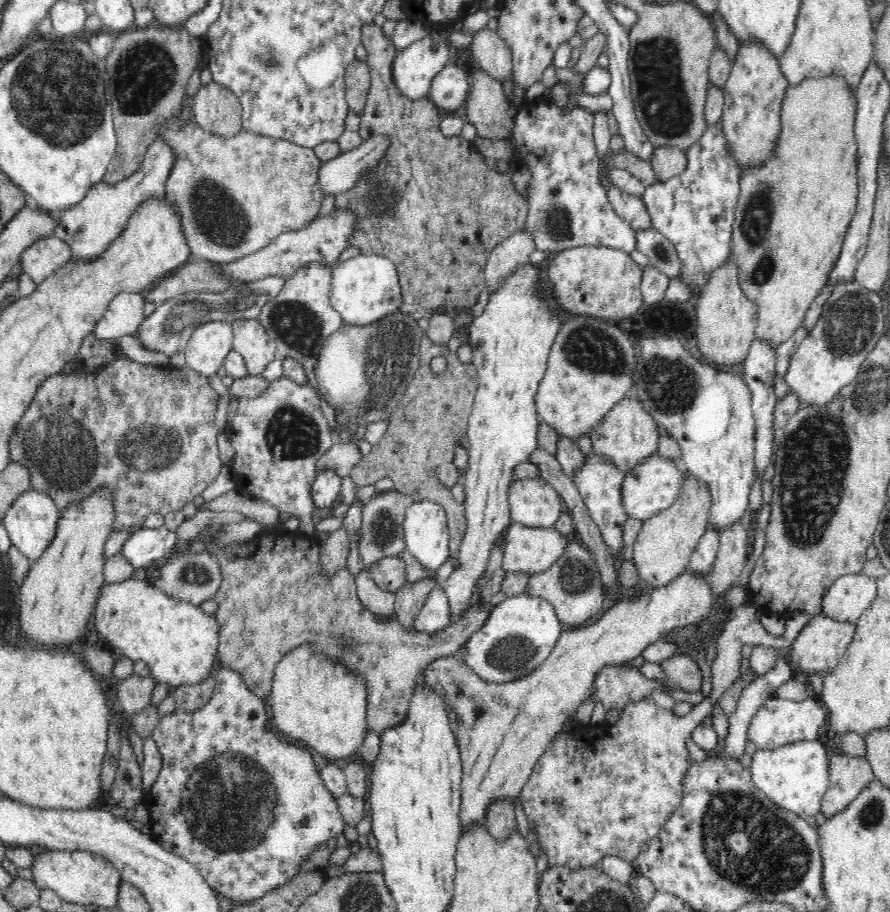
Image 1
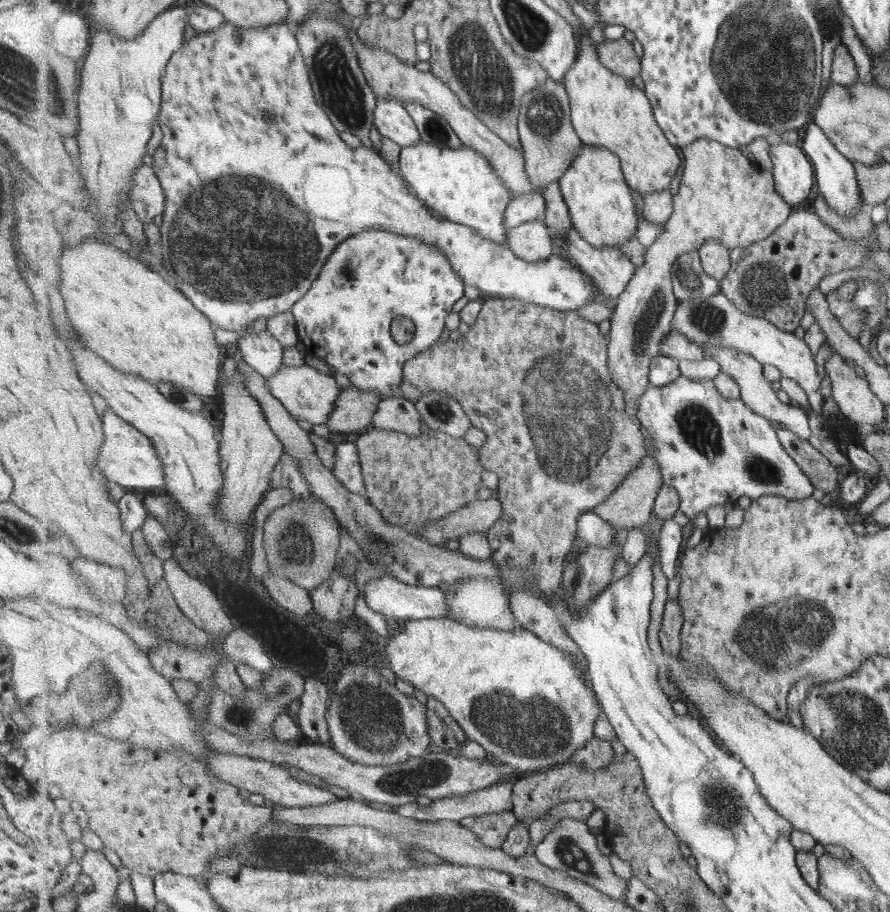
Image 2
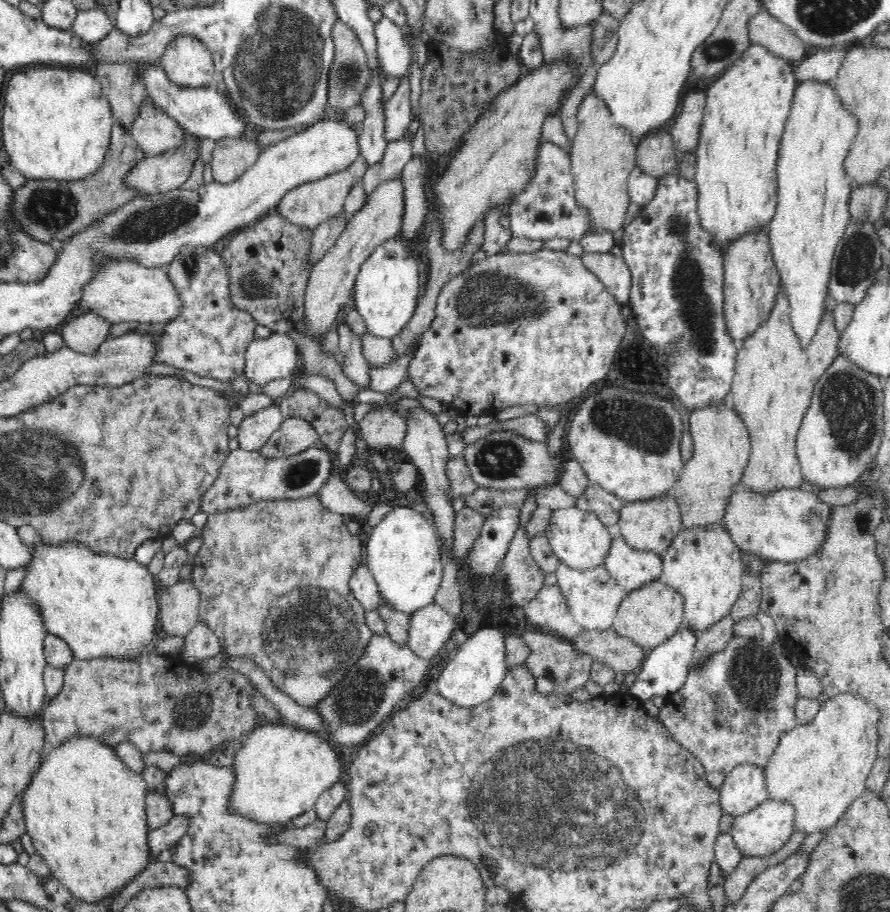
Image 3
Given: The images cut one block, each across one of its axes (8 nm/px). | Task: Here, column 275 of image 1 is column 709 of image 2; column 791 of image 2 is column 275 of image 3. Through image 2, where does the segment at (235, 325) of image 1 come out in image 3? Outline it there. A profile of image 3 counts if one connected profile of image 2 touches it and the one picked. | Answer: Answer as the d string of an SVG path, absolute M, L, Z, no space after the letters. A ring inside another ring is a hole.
M276 403L245 416L237 432L239 446L246 451L260 451L284 419Z

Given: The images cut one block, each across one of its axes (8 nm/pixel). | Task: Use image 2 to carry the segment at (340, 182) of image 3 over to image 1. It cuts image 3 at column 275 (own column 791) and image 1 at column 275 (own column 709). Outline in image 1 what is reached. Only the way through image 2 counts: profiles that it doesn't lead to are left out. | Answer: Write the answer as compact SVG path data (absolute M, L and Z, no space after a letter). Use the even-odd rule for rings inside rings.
M170 118L160 129L164 127L168 127L167 140L171 141L176 153L175 167L166 182L165 196L179 204L183 231L187 233L191 253L197 261L228 263L244 258L266 248L280 235L308 226L319 214L325 194L316 183L321 160L313 147L249 133L243 128L232 137L220 136L205 131L195 122L180 127L180 123L173 123Z

